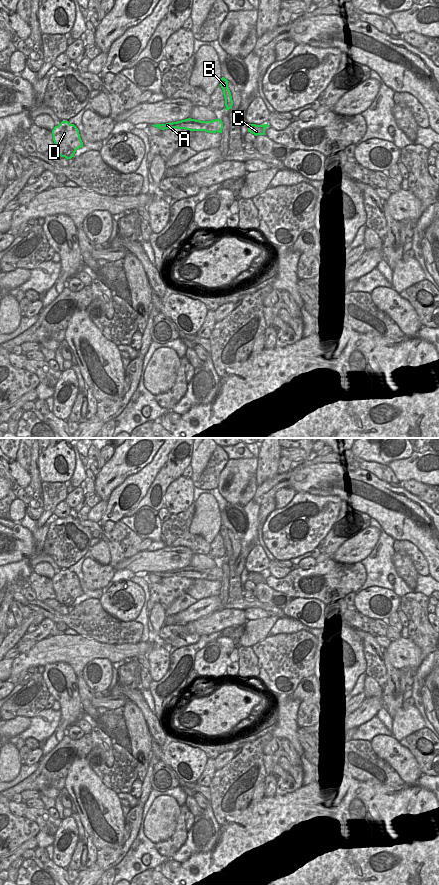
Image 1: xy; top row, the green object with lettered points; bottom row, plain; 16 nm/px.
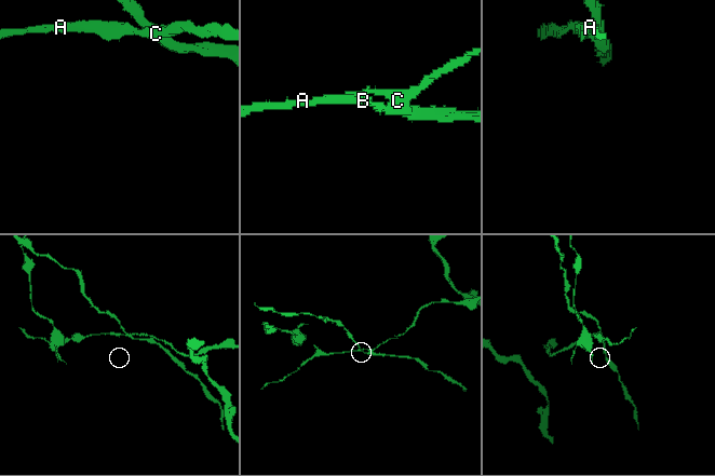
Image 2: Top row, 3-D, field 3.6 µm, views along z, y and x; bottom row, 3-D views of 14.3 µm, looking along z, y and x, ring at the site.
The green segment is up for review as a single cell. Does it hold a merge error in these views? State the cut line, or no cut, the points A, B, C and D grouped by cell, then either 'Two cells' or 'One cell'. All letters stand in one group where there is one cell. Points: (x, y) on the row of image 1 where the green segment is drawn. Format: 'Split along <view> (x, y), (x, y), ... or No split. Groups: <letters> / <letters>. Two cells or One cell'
Split along xy (251, 124), (248, 131). Groups: A D / B C. Two cells

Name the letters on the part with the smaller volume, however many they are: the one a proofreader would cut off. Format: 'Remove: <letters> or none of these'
Remove: A, D

